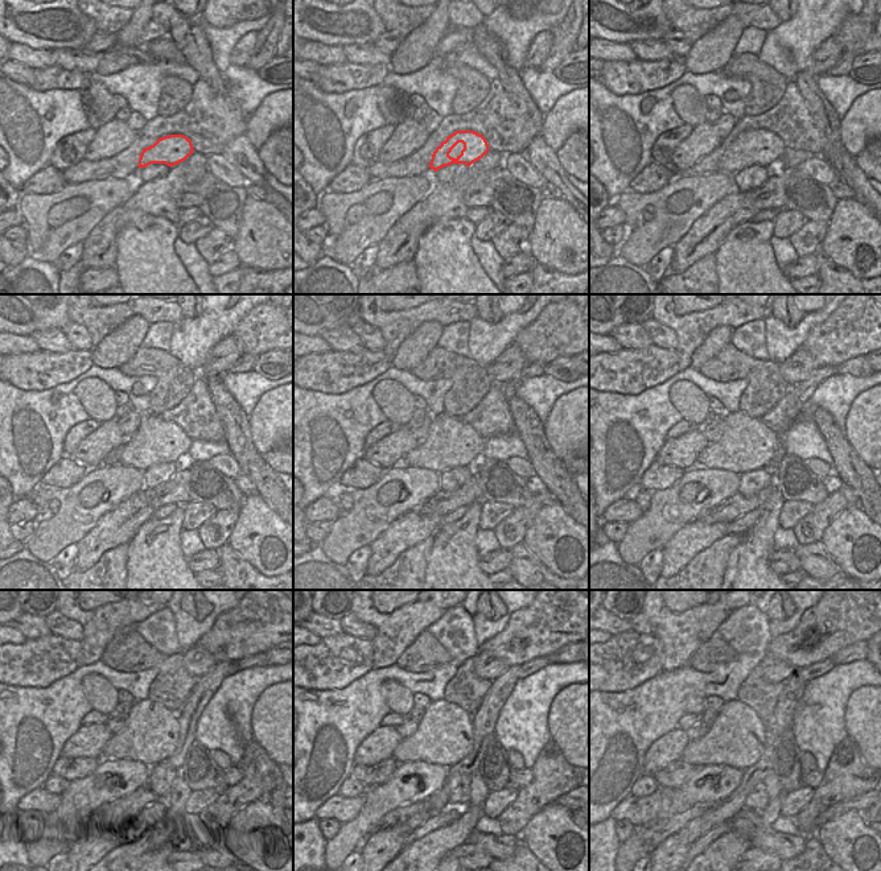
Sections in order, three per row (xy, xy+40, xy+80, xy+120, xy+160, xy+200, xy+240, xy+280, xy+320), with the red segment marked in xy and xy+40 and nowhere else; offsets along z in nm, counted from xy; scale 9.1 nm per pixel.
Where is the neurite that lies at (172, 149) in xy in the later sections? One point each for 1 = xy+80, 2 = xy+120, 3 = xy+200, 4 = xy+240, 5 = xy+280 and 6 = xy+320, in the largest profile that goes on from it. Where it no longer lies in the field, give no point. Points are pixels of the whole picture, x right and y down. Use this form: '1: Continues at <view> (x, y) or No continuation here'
1: Continues at xy+80 (772, 148)
2: Continues at xy+120 (138, 451)
3: Continues at xy+200 (733, 451)
4: Continues at xy+240 (138, 741)
5: Continues at xy+280 (433, 742)
6: Continues at xy+320 (727, 742)

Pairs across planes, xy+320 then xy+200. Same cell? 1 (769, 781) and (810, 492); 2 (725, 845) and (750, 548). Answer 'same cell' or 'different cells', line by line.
1: different cells
2: different cells

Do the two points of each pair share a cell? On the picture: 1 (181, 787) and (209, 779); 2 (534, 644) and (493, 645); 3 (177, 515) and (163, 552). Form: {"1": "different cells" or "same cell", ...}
{"1": "different cells", "2": "same cell", "3": "same cell"}

